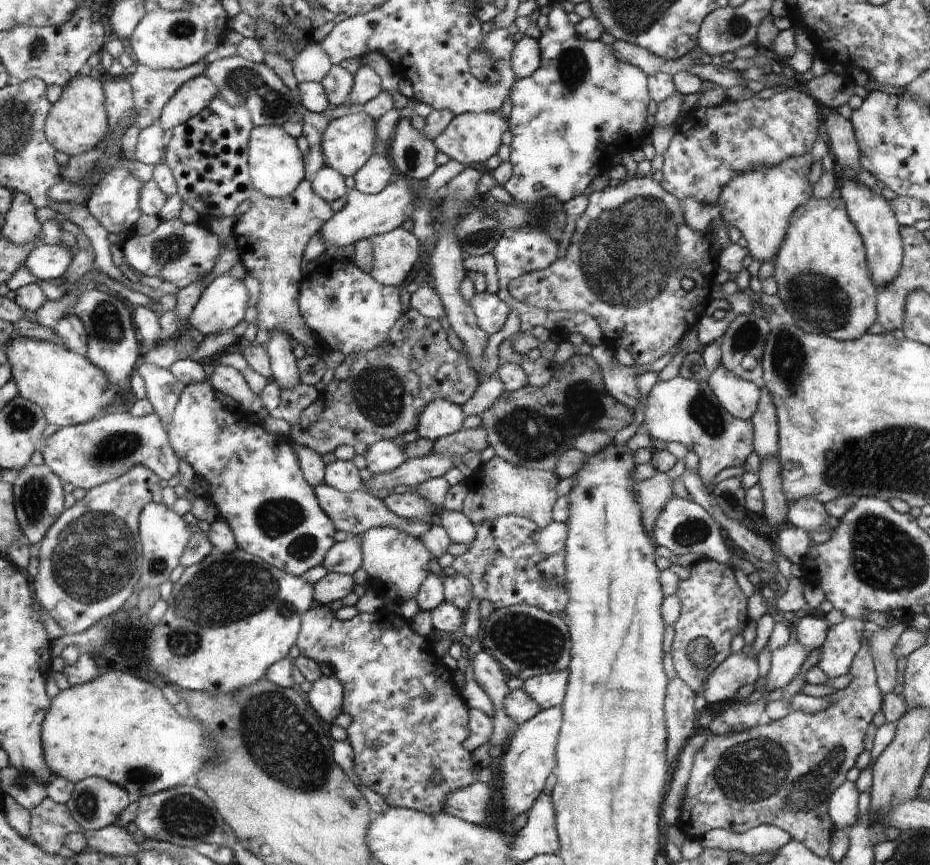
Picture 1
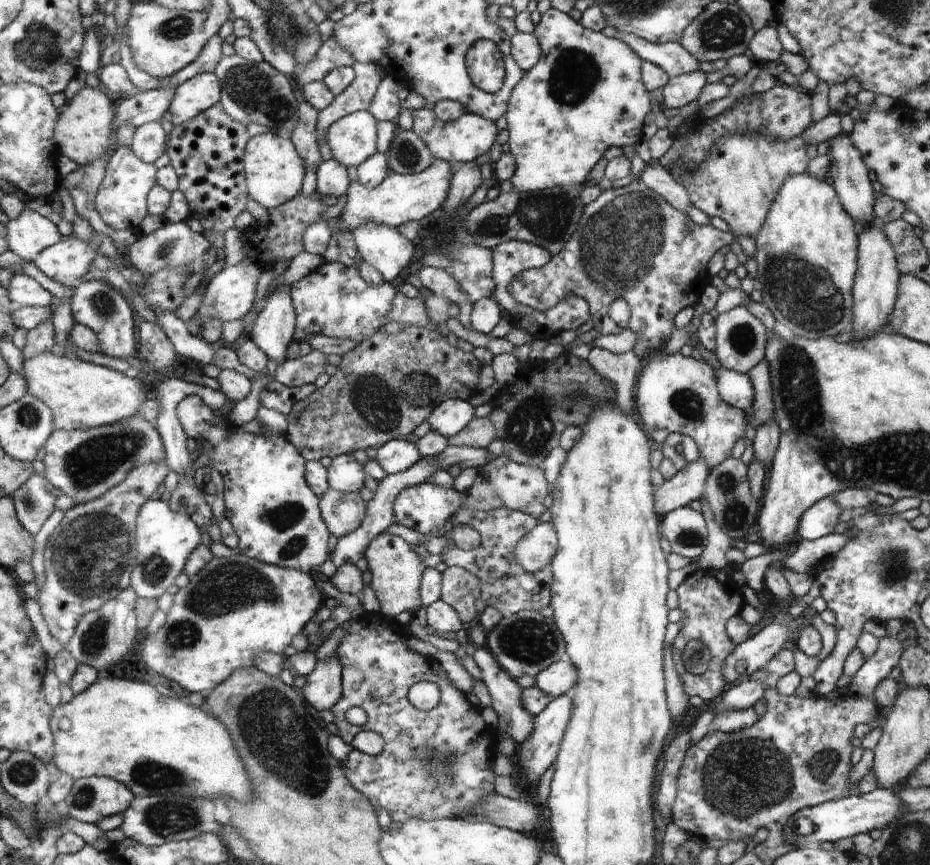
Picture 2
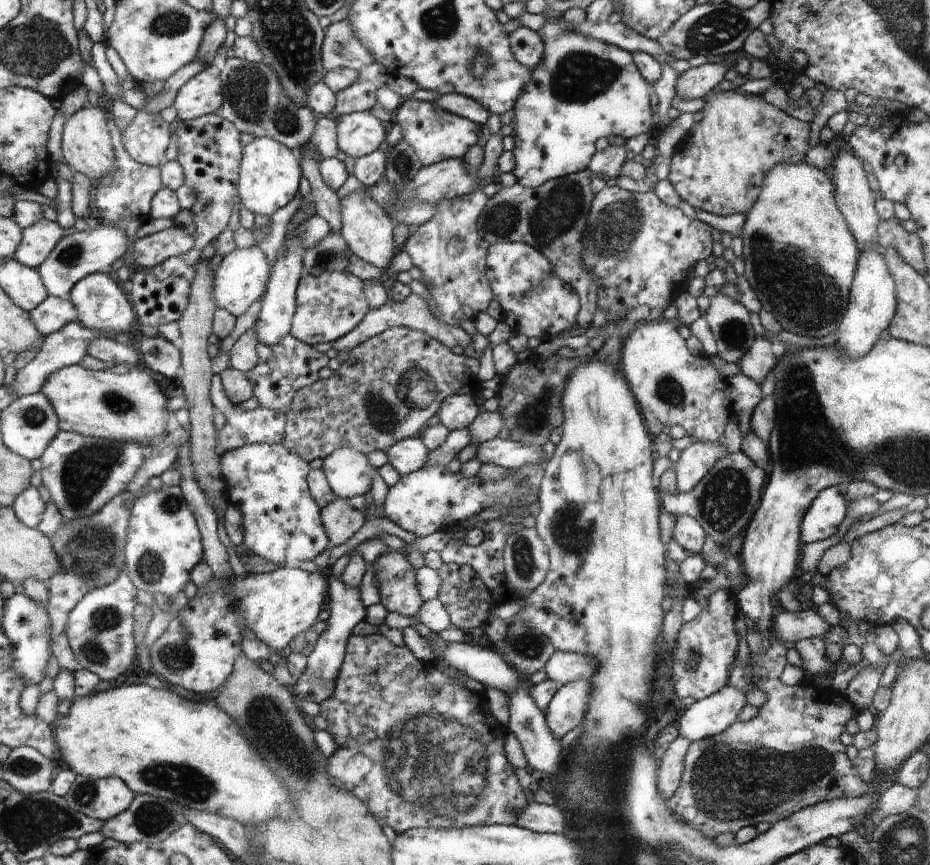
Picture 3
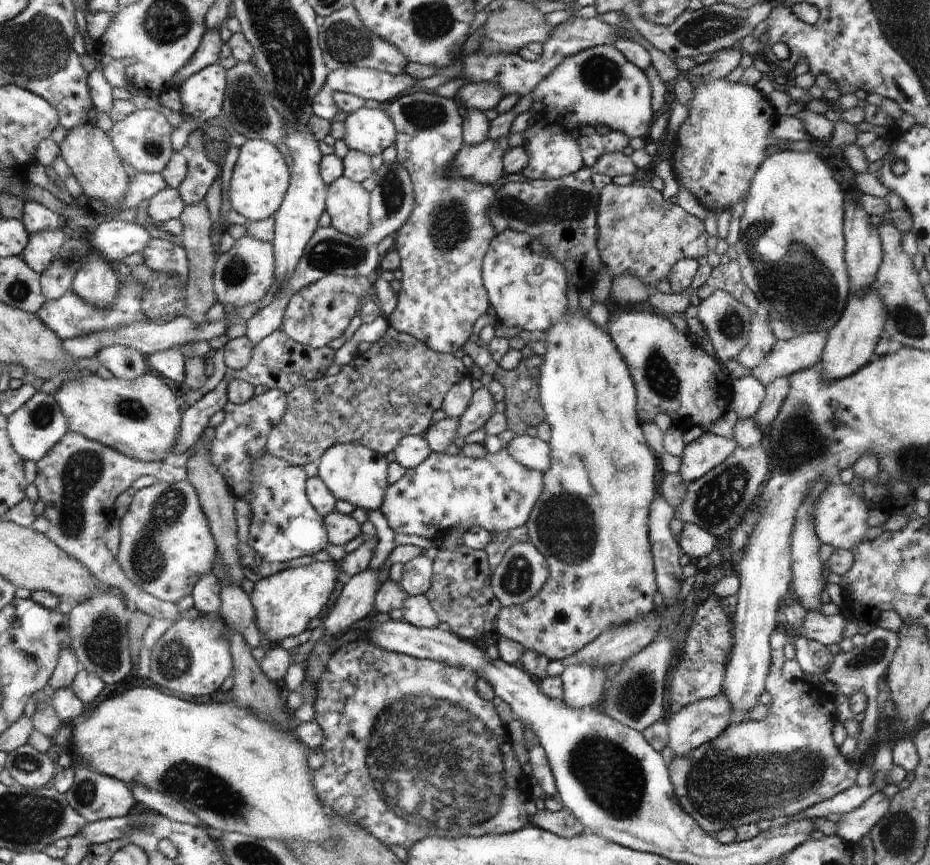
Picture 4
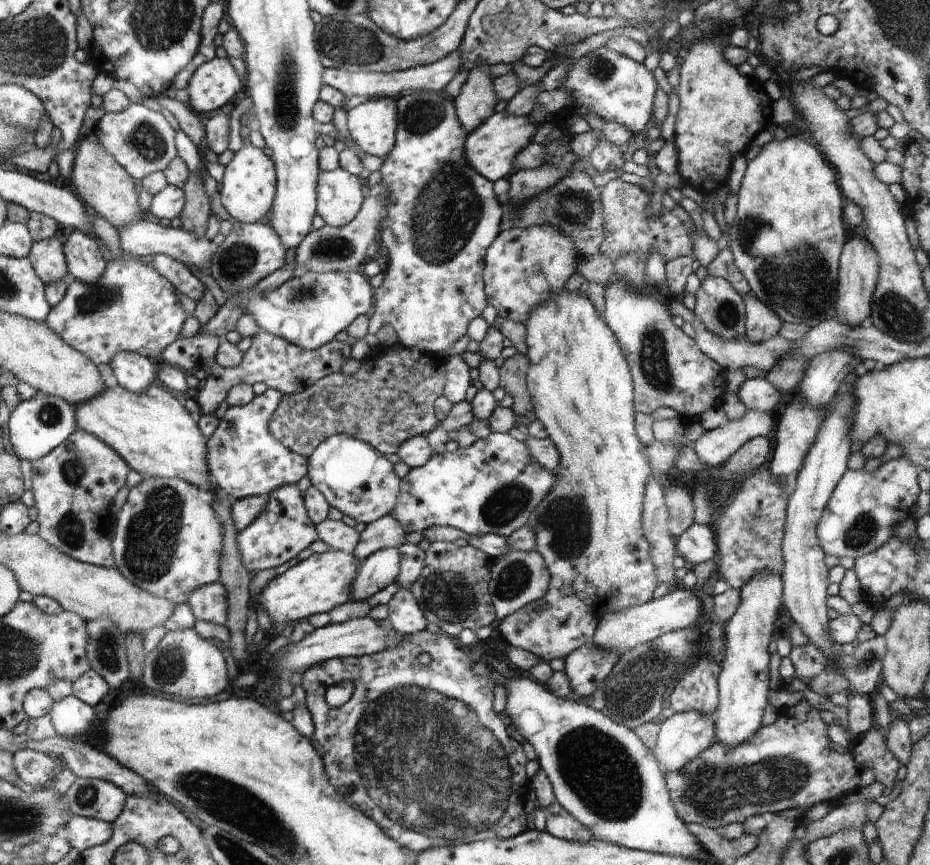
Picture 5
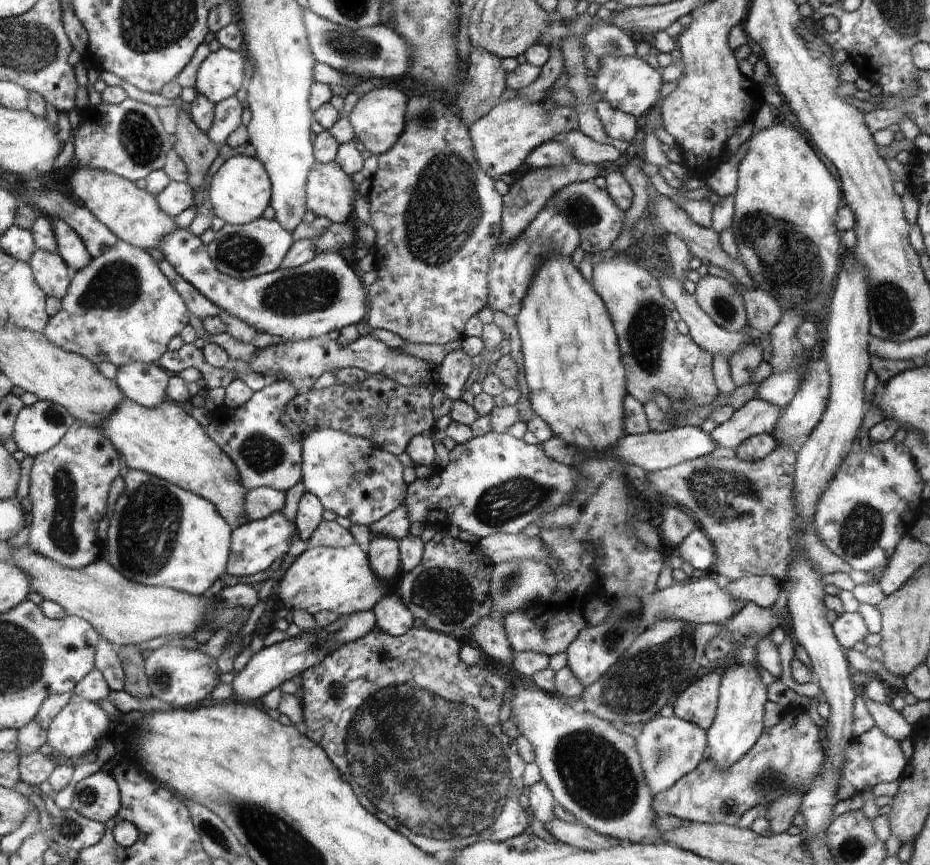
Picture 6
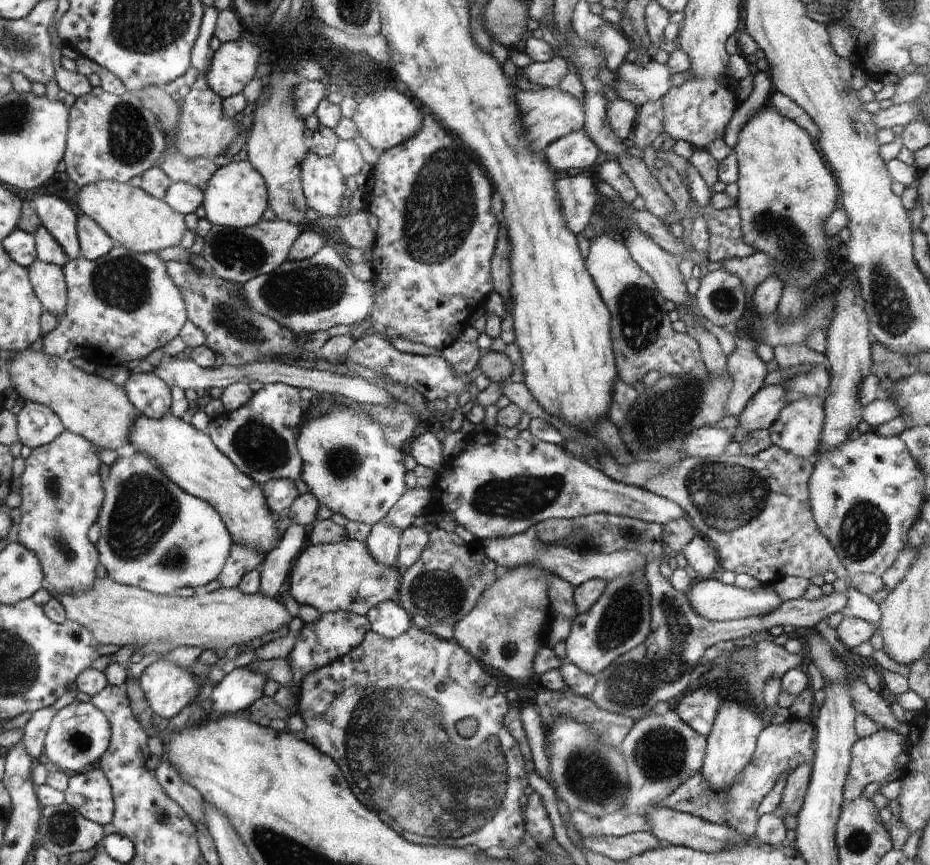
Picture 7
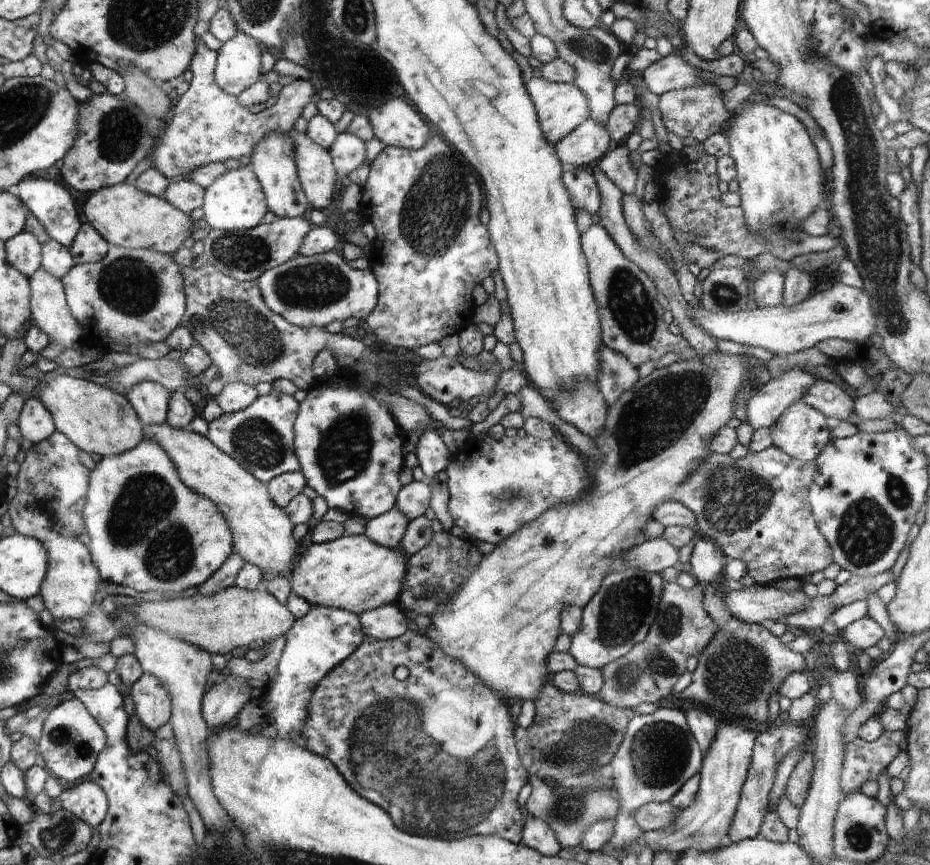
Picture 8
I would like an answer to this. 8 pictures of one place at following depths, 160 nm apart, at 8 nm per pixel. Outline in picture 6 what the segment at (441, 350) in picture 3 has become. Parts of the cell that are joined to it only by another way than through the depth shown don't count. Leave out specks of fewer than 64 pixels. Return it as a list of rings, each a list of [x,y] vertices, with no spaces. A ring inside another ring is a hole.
[[[371,374],[354,385],[339,381],[319,390],[299,391],[283,412],[282,423],[294,441],[302,442],[319,428],[333,428],[347,435],[370,439],[394,456],[400,456],[416,434],[426,434],[436,422],[430,406],[432,387],[427,384],[407,387],[386,375]]]

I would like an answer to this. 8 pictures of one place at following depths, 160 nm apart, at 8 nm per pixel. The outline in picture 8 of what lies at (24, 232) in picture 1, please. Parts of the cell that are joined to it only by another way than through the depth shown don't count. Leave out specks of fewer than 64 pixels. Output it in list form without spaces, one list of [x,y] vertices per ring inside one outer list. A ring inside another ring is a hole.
[[[42,266],[28,279],[31,288],[31,318],[34,325],[40,327],[51,338],[51,344],[60,345],[66,349],[76,347],[82,337],[79,324],[71,315],[70,306],[67,304],[66,289],[63,287],[62,280],[46,272]]]

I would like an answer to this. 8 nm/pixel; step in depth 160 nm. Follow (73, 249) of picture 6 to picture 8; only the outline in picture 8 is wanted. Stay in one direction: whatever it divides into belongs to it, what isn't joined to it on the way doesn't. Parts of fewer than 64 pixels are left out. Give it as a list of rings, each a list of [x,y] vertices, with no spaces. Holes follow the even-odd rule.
[[[34,175],[22,179],[17,185],[17,196],[23,201],[26,209],[32,212],[44,225],[49,238],[66,248],[70,248],[75,242],[76,234],[79,234],[79,231],[82,230],[80,226],[83,226],[83,224],[80,224],[74,202],[72,202],[70,194],[64,190],[64,186]]]

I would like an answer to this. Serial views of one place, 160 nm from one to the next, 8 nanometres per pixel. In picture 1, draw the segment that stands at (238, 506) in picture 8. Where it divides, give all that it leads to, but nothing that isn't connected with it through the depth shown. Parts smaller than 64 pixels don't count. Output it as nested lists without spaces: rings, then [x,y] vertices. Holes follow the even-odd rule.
[[[14,335],[5,349],[14,369],[14,382],[19,387],[19,394],[40,405],[43,412],[47,413],[48,422],[58,428],[92,420],[100,408],[108,404],[104,402],[106,392],[108,398],[113,400],[113,392],[108,390],[110,386],[104,372],[87,357],[74,353],[64,345]]]

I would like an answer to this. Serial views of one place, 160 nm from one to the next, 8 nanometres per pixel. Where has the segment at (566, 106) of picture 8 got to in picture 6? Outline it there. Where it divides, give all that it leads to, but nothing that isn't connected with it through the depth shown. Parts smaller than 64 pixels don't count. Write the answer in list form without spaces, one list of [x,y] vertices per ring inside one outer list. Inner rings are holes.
[[[516,97],[504,103],[498,103],[488,115],[479,118],[472,126],[475,141],[475,156],[479,164],[492,180],[517,171],[526,156],[543,142],[552,140],[557,134],[579,129],[577,110],[571,107],[556,107],[544,110],[542,104],[528,104]]]

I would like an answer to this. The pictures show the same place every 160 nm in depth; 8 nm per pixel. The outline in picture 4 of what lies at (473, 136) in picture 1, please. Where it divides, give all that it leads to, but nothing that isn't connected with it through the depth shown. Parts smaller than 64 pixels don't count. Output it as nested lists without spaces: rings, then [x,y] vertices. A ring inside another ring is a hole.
[[[413,90],[406,92],[404,95],[400,95],[392,101],[383,102],[381,109],[391,117],[396,125],[396,148],[397,148],[397,159],[403,164],[406,171],[409,172],[411,178],[411,185],[413,188],[413,195],[415,198],[415,205],[408,220],[397,230],[395,234],[395,243],[393,248],[398,251],[401,258],[402,270],[402,292],[398,293],[397,305],[392,310],[388,320],[384,317],[376,318],[371,323],[360,325],[354,332],[354,334],[337,350],[335,351],[334,363],[338,366],[346,366],[352,362],[352,359],[358,354],[357,346],[360,342],[370,342],[377,344],[377,340],[390,328],[398,329],[400,332],[405,332],[420,339],[424,344],[431,347],[439,353],[454,353],[458,348],[462,348],[463,344],[467,342],[468,338],[472,336],[472,328],[474,328],[474,322],[488,310],[488,293],[486,292],[483,278],[481,276],[481,266],[483,263],[484,255],[490,246],[491,240],[494,238],[495,230],[490,224],[488,218],[486,218],[486,211],[494,200],[494,190],[491,186],[477,183],[468,179],[454,179],[451,174],[451,164],[454,163],[454,158],[458,154],[459,150],[463,148],[463,118],[460,116],[458,111],[459,105],[456,100],[445,98],[434,94],[432,91],[424,92],[422,90]]]

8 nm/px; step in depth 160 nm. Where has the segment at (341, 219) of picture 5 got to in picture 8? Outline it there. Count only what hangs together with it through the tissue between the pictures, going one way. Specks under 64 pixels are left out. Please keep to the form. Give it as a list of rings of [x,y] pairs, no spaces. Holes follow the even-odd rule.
[[[295,129],[291,130],[291,134],[295,140],[299,179],[302,181],[307,200],[316,209],[328,208],[336,184],[333,158],[306,134]]]

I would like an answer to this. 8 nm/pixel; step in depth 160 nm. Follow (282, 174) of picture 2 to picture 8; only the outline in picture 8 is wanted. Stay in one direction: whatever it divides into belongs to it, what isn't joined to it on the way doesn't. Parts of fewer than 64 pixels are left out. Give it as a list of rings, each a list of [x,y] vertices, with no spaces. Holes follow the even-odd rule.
[[[241,165],[238,168],[228,169],[221,177],[216,178],[205,188],[203,194],[204,216],[202,224],[208,226],[210,230],[226,231],[248,231],[262,222],[266,214],[266,199],[263,188],[260,188],[259,177],[254,170],[250,170],[248,165]]]

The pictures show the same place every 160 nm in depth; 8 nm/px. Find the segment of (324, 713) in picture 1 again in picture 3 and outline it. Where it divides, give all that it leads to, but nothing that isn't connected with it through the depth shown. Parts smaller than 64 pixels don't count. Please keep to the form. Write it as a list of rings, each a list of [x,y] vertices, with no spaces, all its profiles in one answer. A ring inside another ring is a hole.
[[[328,577],[329,604],[331,612],[329,619],[323,624],[319,631],[319,638],[314,646],[314,650],[307,656],[307,665],[304,672],[297,678],[296,689],[298,698],[301,700],[310,700],[320,704],[326,701],[334,694],[324,686],[328,680],[338,680],[344,659],[346,659],[347,640],[352,634],[352,628],[365,618],[365,606],[360,601],[359,588],[353,589],[345,585],[338,577]]]

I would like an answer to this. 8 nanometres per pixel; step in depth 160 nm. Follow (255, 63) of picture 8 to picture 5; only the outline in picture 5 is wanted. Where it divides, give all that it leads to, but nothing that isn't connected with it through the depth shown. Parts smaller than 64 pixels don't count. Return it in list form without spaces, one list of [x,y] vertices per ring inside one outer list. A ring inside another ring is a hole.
[[[216,56],[201,64],[189,78],[185,88],[189,98],[188,107],[201,118],[207,117],[213,114],[214,110],[226,106],[238,94],[240,86],[242,86],[242,82],[240,82],[236,70],[232,68],[232,64],[228,62],[228,58],[221,59]]]

